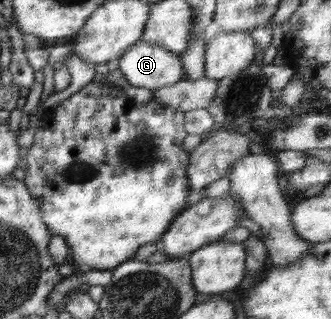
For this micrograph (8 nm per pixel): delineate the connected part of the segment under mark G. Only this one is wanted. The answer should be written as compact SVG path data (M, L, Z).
M144 40L120 55L119 68L132 87L168 87L184 81L184 66L179 54Z

